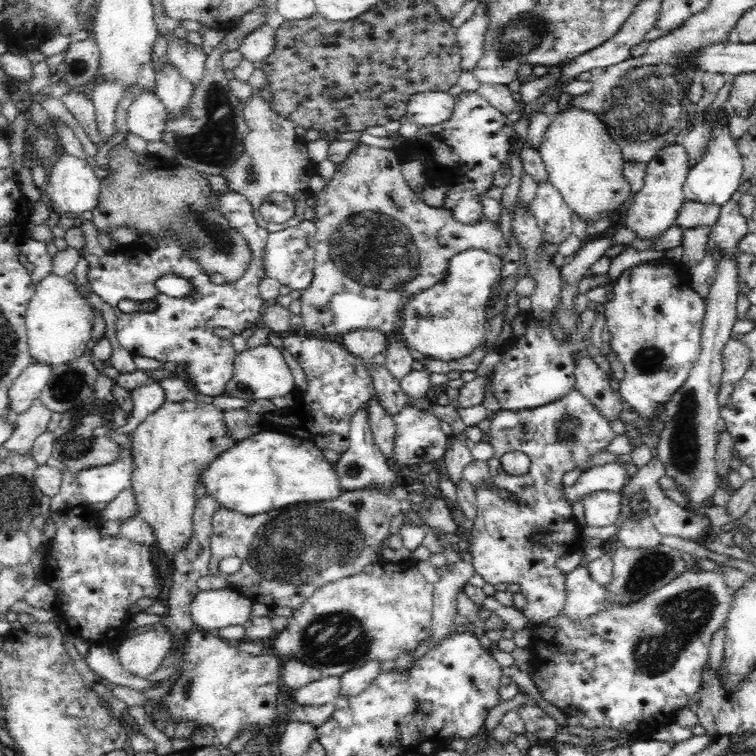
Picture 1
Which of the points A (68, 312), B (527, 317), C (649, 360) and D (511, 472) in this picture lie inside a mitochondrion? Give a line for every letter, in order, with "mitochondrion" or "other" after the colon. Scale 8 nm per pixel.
A: other
B: other
C: mitochondrion
D: other

